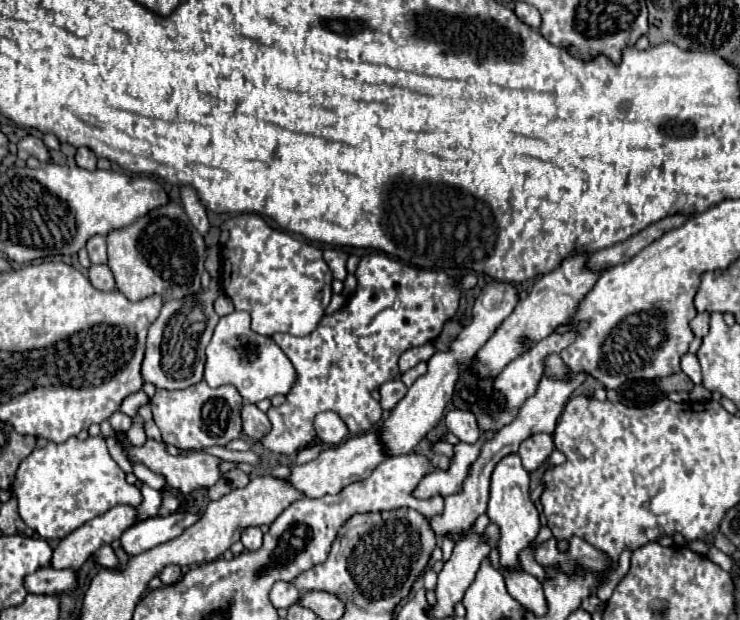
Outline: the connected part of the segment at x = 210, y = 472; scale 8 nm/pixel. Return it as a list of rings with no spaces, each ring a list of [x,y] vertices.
[[[126,435],[118,437],[118,443],[124,451],[124,455],[128,457],[130,463],[142,463],[146,465],[150,471],[162,475],[166,479],[166,485],[172,487],[172,489],[180,489],[182,493],[192,493],[192,491],[198,491],[202,487],[212,487],[218,477],[220,477],[220,459],[218,457],[212,457],[208,453],[198,453],[198,451],[192,451],[192,453],[186,453],[186,455],[170,455],[166,445],[162,441],[154,441],[154,439],[148,439],[142,447],[134,447]]]

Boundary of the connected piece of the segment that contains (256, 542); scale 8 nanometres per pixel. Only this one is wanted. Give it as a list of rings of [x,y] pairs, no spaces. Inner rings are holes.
[[[248,527],[244,533],[242,533],[242,539],[240,539],[246,547],[246,551],[256,551],[262,547],[262,531],[258,527]]]

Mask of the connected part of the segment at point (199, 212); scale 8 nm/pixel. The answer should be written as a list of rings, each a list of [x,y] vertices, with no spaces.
[[[182,187],[180,189],[180,195],[182,195],[182,203],[184,203],[184,211],[188,213],[192,225],[196,227],[196,231],[206,237],[208,235],[208,229],[210,229],[210,223],[208,223],[208,217],[206,217],[206,209],[202,207],[200,199],[196,197],[196,191],[190,189],[190,187]]]

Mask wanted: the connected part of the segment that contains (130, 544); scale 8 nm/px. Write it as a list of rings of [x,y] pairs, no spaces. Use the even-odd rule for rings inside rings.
[[[176,511],[168,517],[144,519],[132,525],[120,537],[120,547],[128,555],[140,555],[144,551],[150,551],[162,543],[176,539],[184,529],[188,529],[188,525],[192,525],[192,521],[196,521],[196,517],[200,515],[194,515],[190,511]]]

